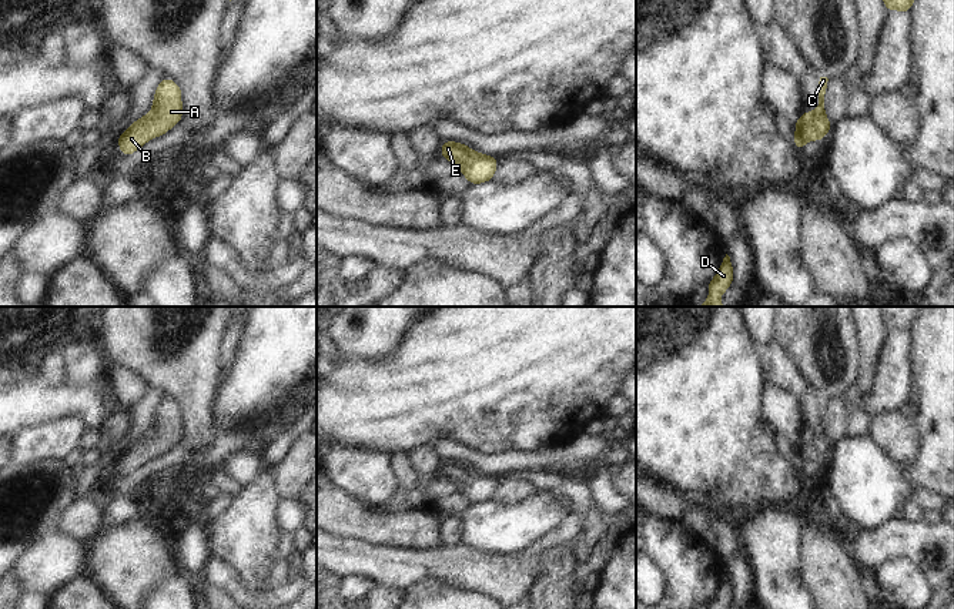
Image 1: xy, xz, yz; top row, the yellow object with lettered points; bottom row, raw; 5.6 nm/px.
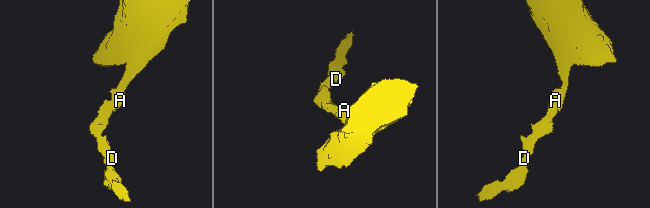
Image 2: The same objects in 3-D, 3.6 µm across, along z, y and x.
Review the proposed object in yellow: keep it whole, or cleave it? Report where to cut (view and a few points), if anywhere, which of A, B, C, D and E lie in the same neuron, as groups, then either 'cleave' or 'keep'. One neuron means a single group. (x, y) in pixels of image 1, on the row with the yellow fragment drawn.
no cut; A B C D E; keep

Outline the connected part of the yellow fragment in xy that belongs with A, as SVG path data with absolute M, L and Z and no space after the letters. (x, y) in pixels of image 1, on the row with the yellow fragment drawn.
M164 77L153 97L151 111L133 123L116 141L121 155L135 153L154 137L160 137L178 124L183 117L181 88L175 81Z

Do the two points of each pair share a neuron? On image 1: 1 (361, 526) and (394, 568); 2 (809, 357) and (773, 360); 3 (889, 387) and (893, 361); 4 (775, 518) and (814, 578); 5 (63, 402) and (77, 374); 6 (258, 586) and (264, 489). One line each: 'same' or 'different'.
1: different
2: different
3: same
4: different
5: different
6: same

